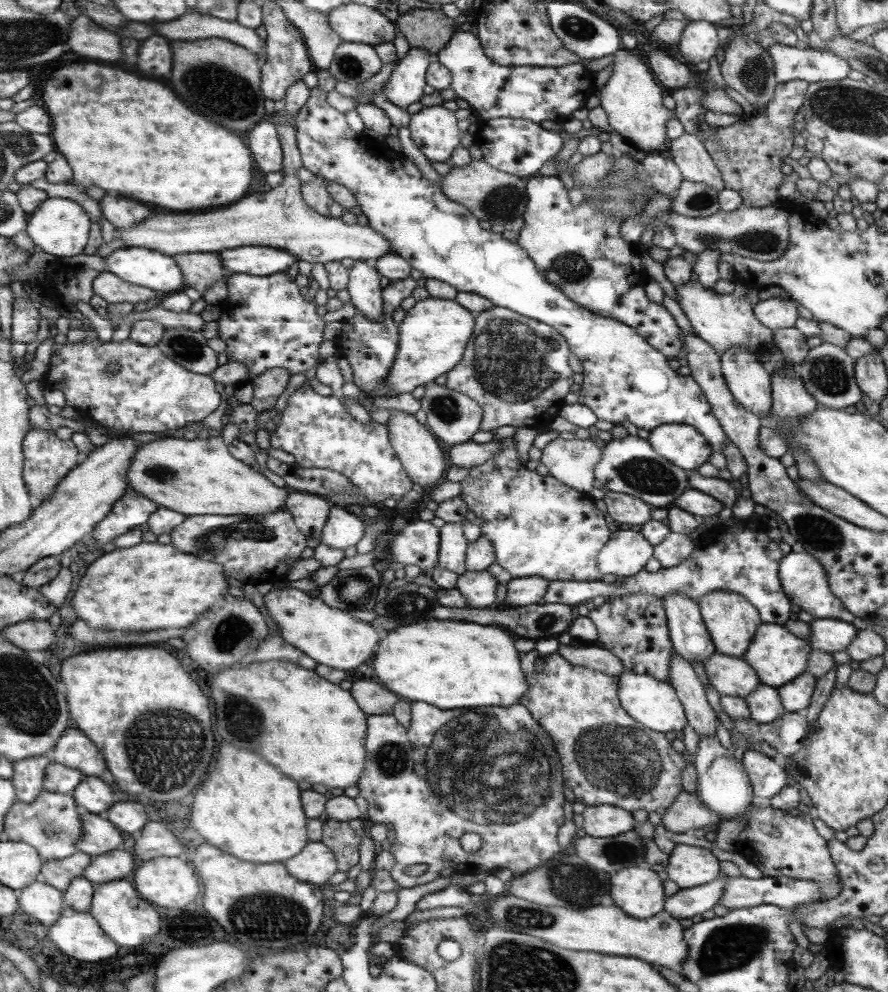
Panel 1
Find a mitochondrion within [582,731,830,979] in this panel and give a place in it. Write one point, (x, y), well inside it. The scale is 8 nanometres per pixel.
(729, 946)

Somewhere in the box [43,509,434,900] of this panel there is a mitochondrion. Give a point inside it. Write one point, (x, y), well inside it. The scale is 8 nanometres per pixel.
(180, 748)

